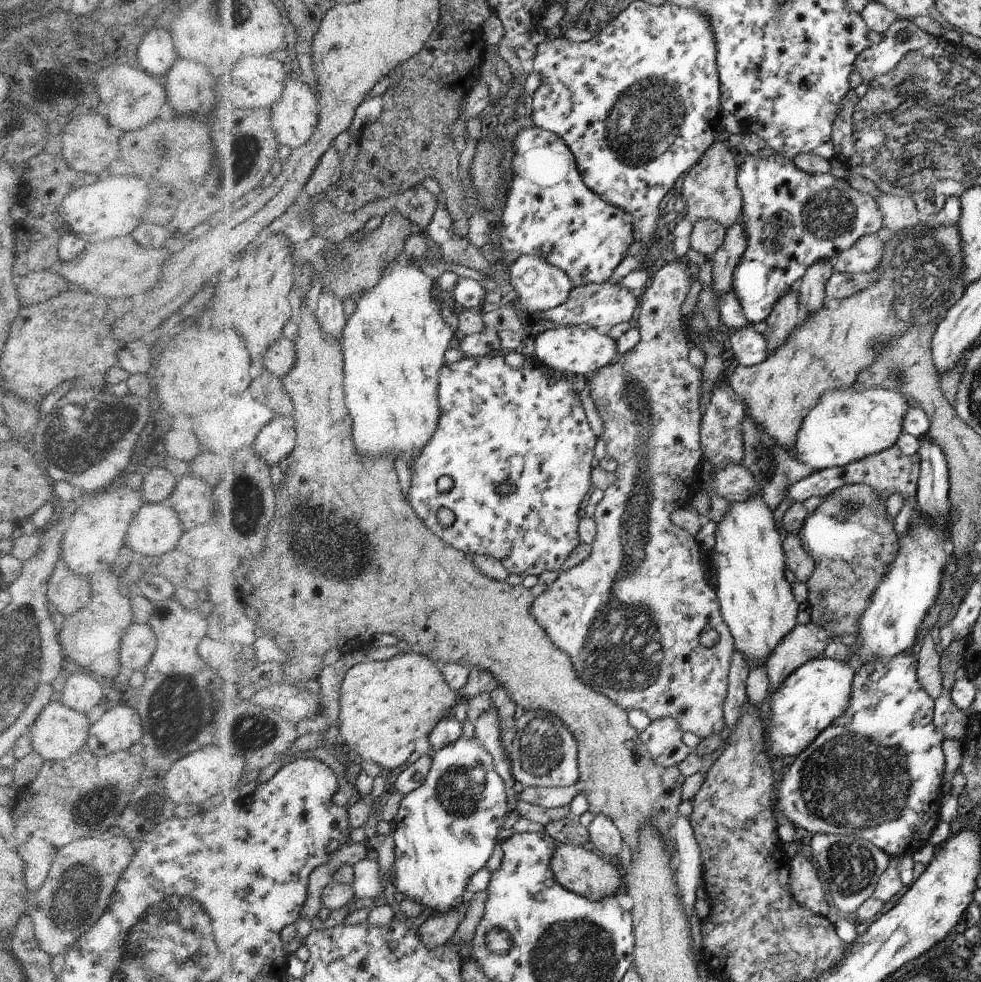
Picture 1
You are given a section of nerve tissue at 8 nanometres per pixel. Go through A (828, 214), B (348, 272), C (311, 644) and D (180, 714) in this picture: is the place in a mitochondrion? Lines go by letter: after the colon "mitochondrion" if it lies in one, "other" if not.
A: mitochondrion
B: mitochondrion
C: other
D: mitochondrion

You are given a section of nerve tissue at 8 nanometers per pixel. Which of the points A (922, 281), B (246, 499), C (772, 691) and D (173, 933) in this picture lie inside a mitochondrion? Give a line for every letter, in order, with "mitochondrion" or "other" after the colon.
A: mitochondrion
B: mitochondrion
C: other
D: mitochondrion

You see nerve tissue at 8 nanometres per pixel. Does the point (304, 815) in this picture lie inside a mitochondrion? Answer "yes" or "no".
no

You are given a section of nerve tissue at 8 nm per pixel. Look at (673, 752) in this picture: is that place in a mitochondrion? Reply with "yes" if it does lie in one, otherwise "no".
no

